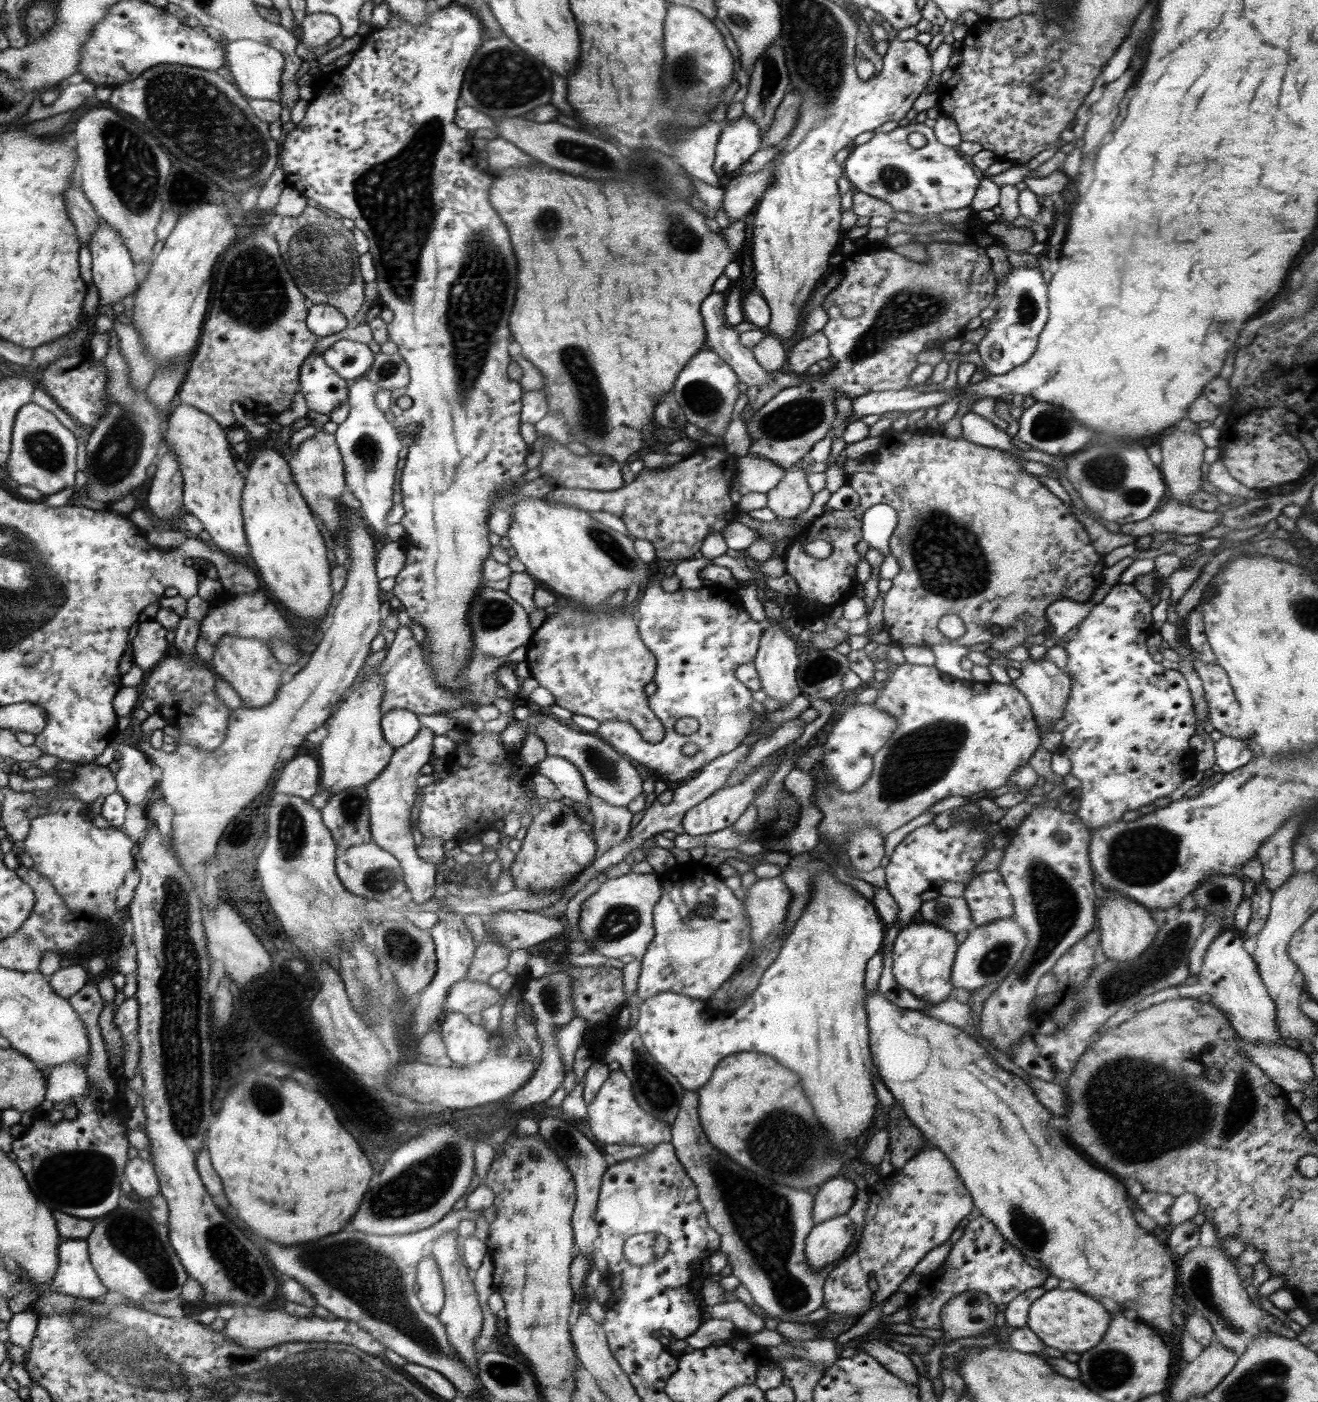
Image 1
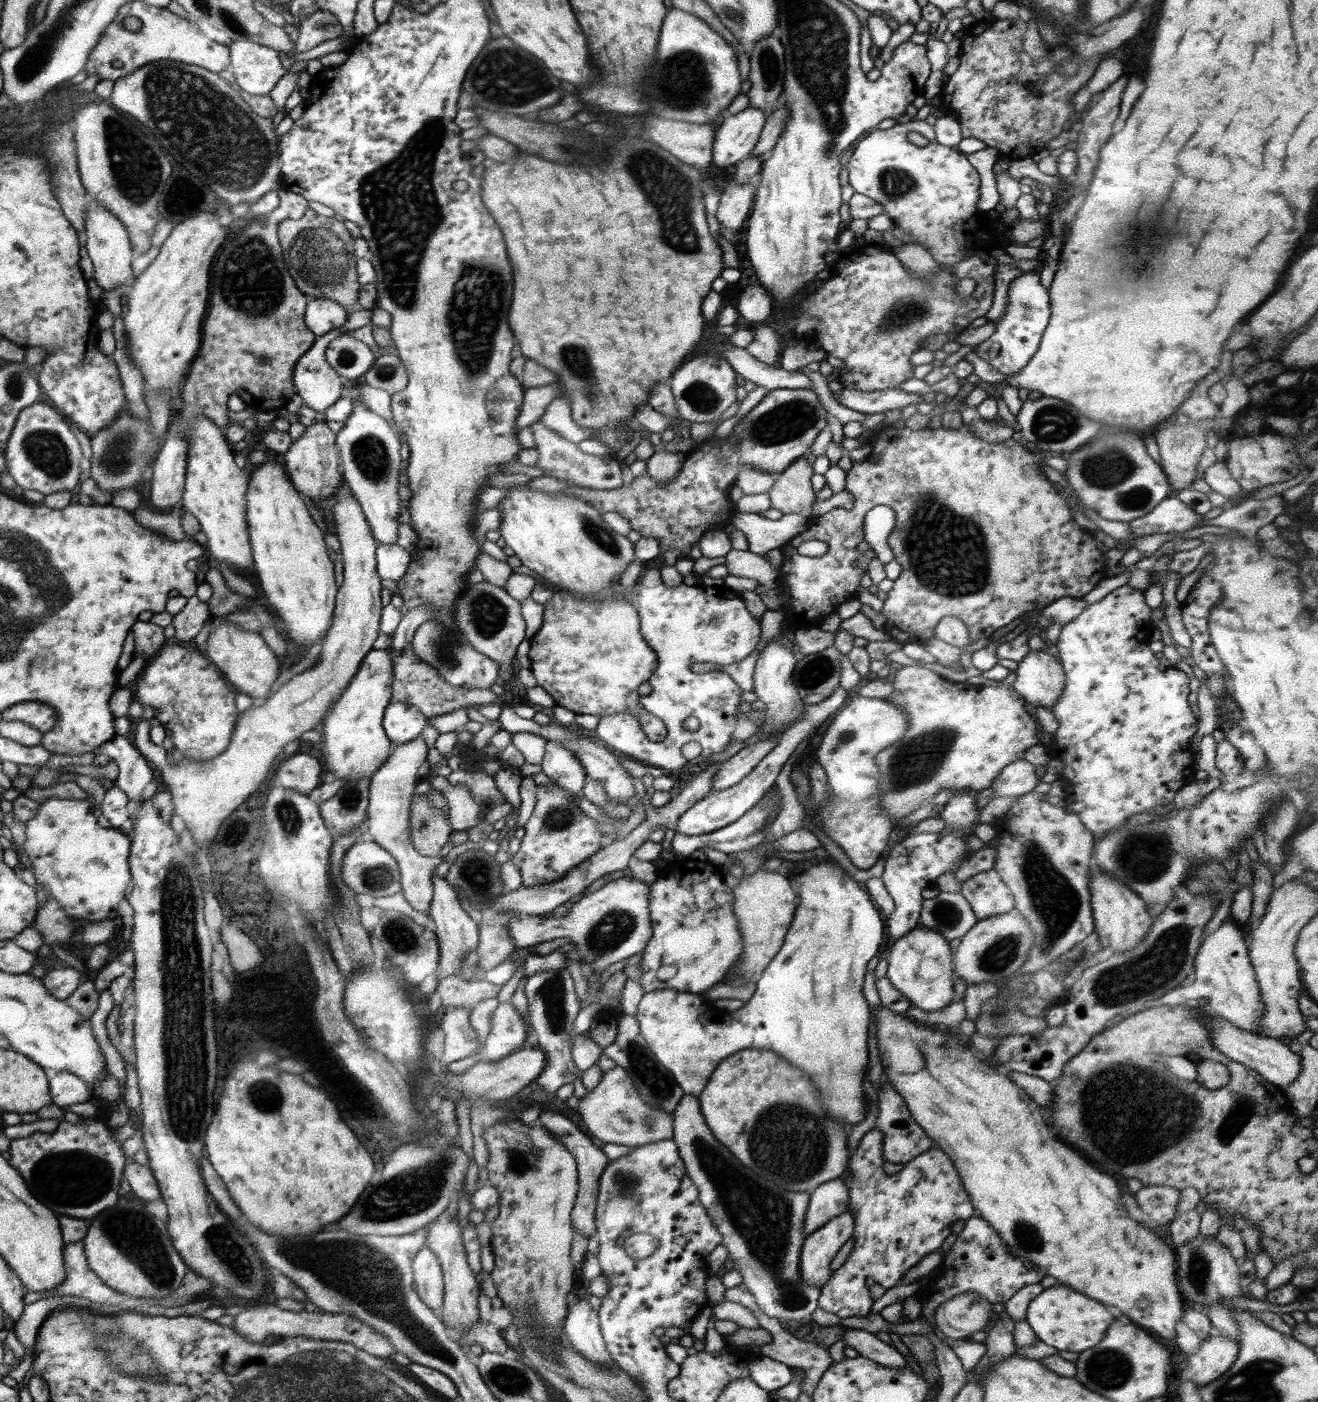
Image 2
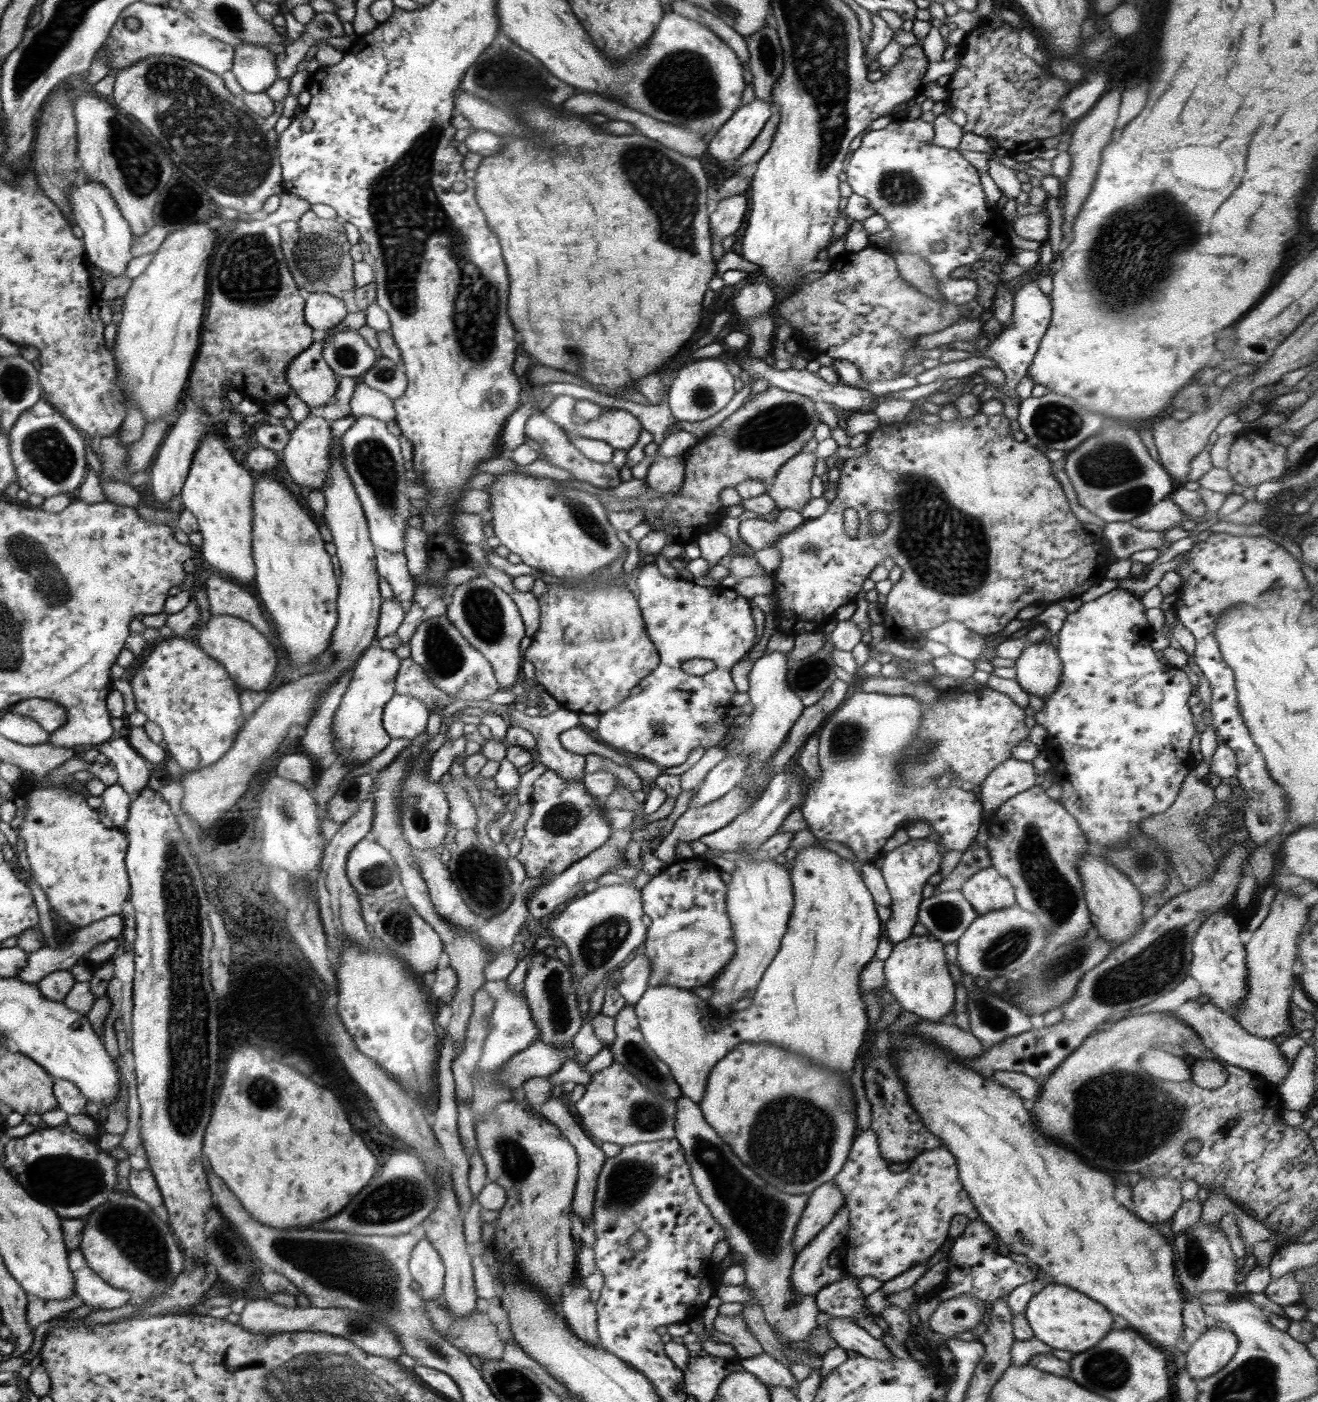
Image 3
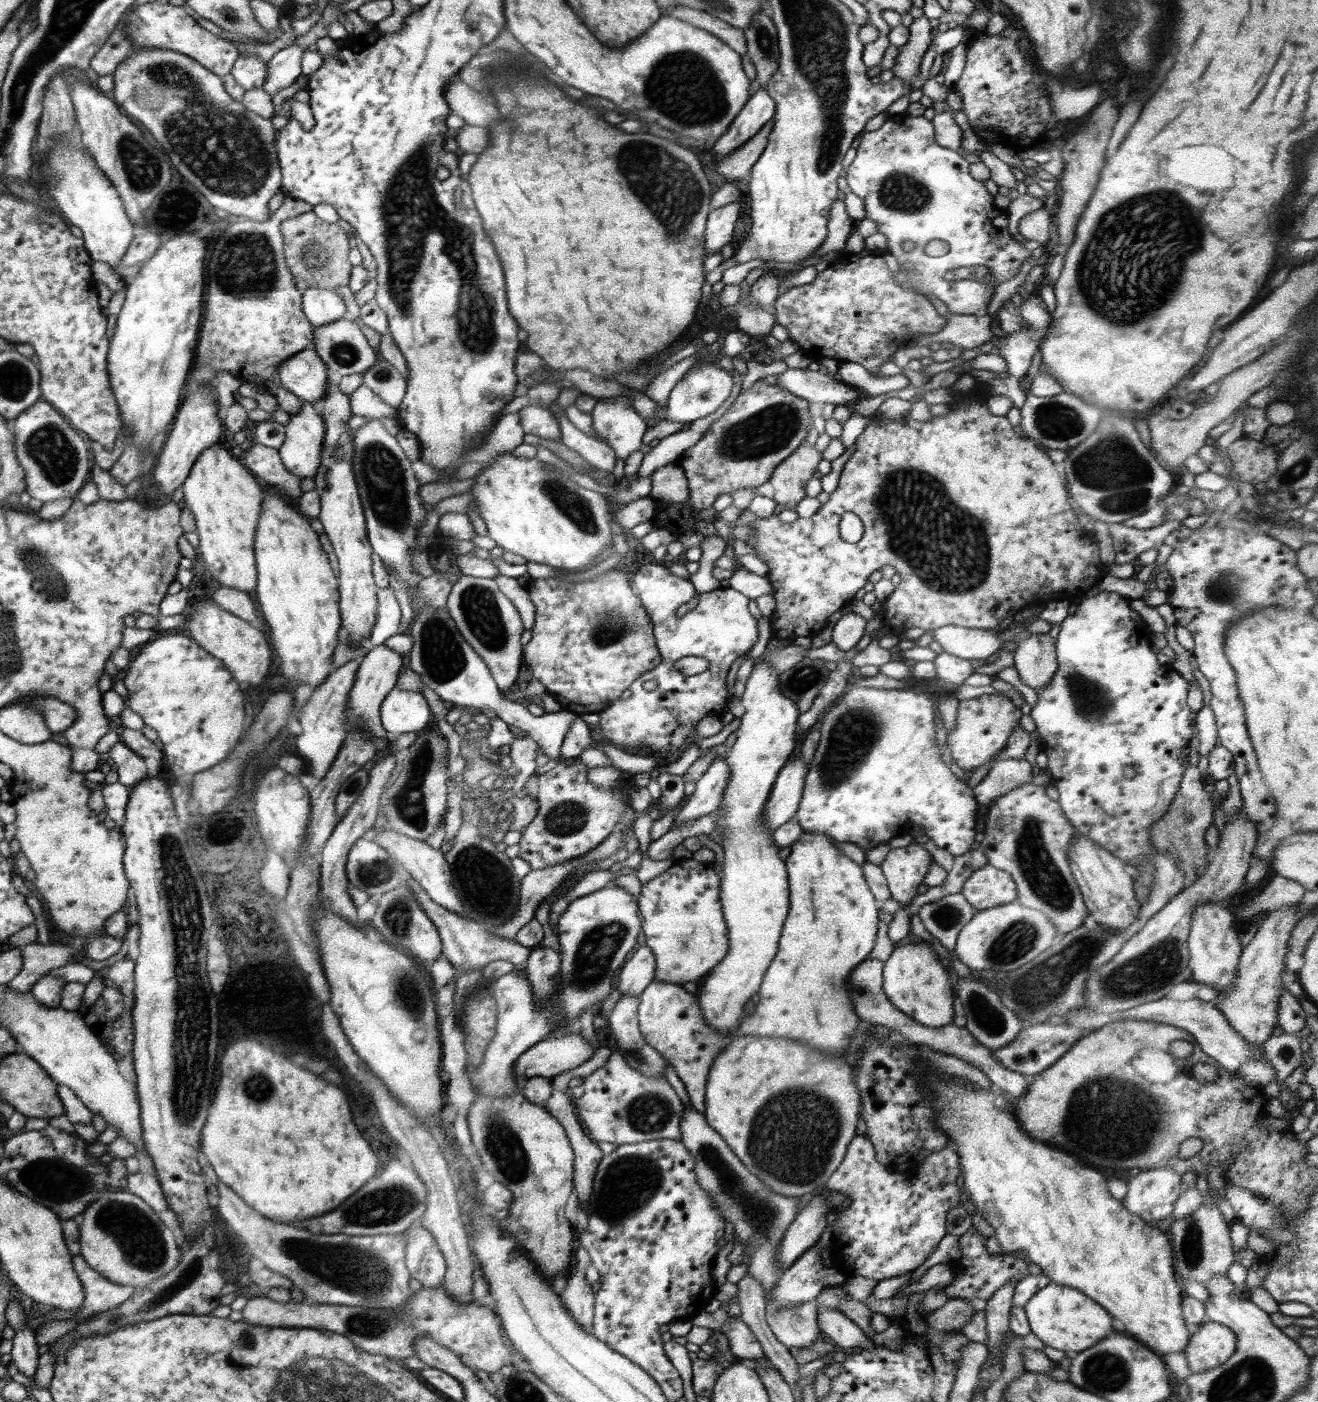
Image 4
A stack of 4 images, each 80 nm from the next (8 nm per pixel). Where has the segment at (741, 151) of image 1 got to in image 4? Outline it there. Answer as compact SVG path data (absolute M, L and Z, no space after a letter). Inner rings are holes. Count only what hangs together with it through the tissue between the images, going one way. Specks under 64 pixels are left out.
M762 86L745 102L739 114L729 124L728 132L724 132L720 140L716 140L714 151L722 156L732 154L768 124L775 112L774 99L768 94L767 88Z

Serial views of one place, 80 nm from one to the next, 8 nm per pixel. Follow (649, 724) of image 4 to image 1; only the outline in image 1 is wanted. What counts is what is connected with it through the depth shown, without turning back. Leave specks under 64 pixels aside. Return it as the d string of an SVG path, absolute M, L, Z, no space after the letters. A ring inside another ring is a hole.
M650 580L640 589L638 612L638 633L657 660L653 678L657 688L648 702L665 728L664 738L658 744L650 744L631 724L619 720L600 723L596 732L637 767L675 786L696 776L717 756L734 750L746 738L747 728L751 726L756 731L762 727L750 709L755 701L752 691L736 678L734 671L741 664L753 662L762 632L770 622L754 622L737 591L709 583L698 590L666 592L660 581ZM683 716L692 716L699 722L699 729L692 735L682 735L674 729L676 720ZM688 742L698 746L694 756L682 753L682 746Z

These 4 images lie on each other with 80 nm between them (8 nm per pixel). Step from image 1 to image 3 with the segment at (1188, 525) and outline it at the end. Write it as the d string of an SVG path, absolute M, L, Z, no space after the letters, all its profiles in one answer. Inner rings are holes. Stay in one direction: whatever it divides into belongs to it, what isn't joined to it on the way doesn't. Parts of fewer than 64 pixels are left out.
M1165 499L1158 501L1149 512L1136 516L1129 523L1131 526L1146 531L1167 532L1178 527L1184 520L1186 520L1184 512L1174 504L1174 501Z

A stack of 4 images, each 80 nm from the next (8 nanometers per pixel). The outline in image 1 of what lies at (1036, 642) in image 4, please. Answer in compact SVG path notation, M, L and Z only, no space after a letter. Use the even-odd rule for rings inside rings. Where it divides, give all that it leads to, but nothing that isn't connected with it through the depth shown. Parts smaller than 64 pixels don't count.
M1046 656L1040 661L1032 660L1024 669L1021 669L1022 675L1018 679L1013 680L1013 684L1028 699L1031 704L1031 711L1041 732L1051 732L1052 727L1057 720L1063 718L1065 704L1068 702L1069 692L1071 689L1071 678L1061 668L1058 668Z

